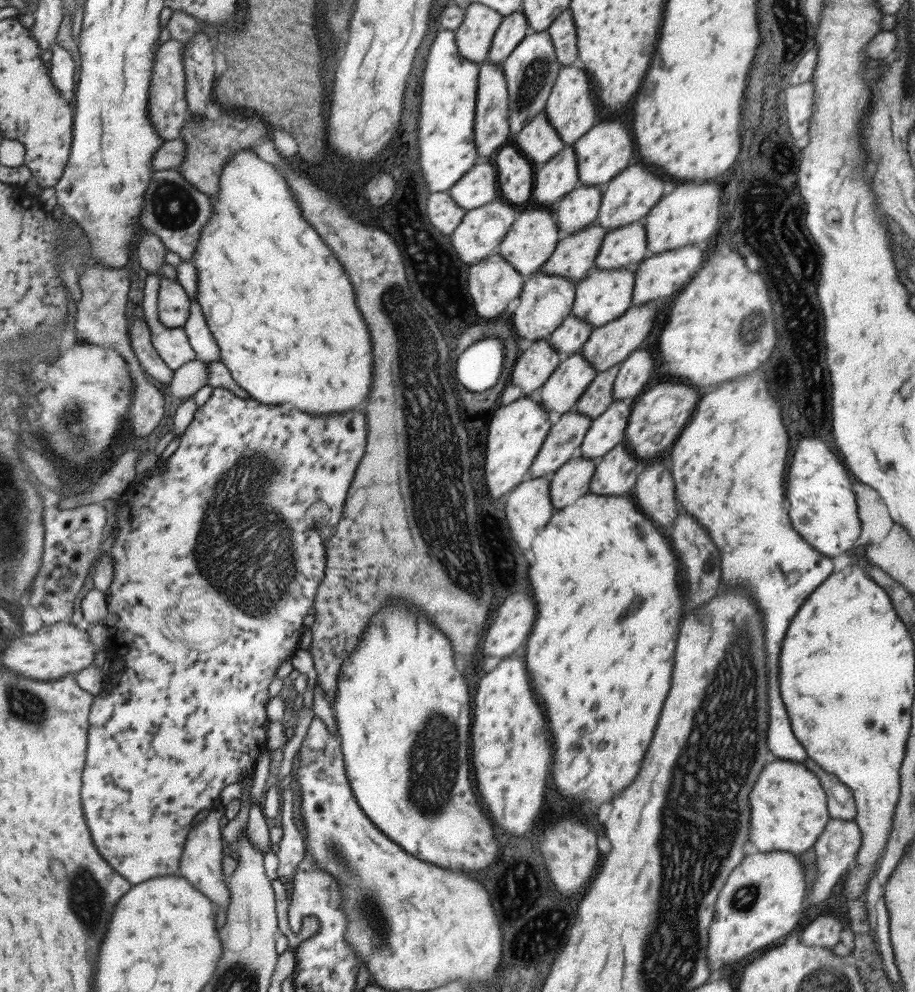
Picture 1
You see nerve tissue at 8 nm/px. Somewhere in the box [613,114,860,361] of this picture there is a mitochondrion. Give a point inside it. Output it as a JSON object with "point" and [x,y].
{"point":[751,328]}

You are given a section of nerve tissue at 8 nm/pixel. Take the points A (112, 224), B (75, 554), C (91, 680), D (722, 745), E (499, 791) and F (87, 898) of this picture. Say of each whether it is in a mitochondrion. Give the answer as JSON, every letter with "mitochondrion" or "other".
{"A":"other","B":"other","C":"other","D":"mitochondrion","E":"other","F":"mitochondrion"}

